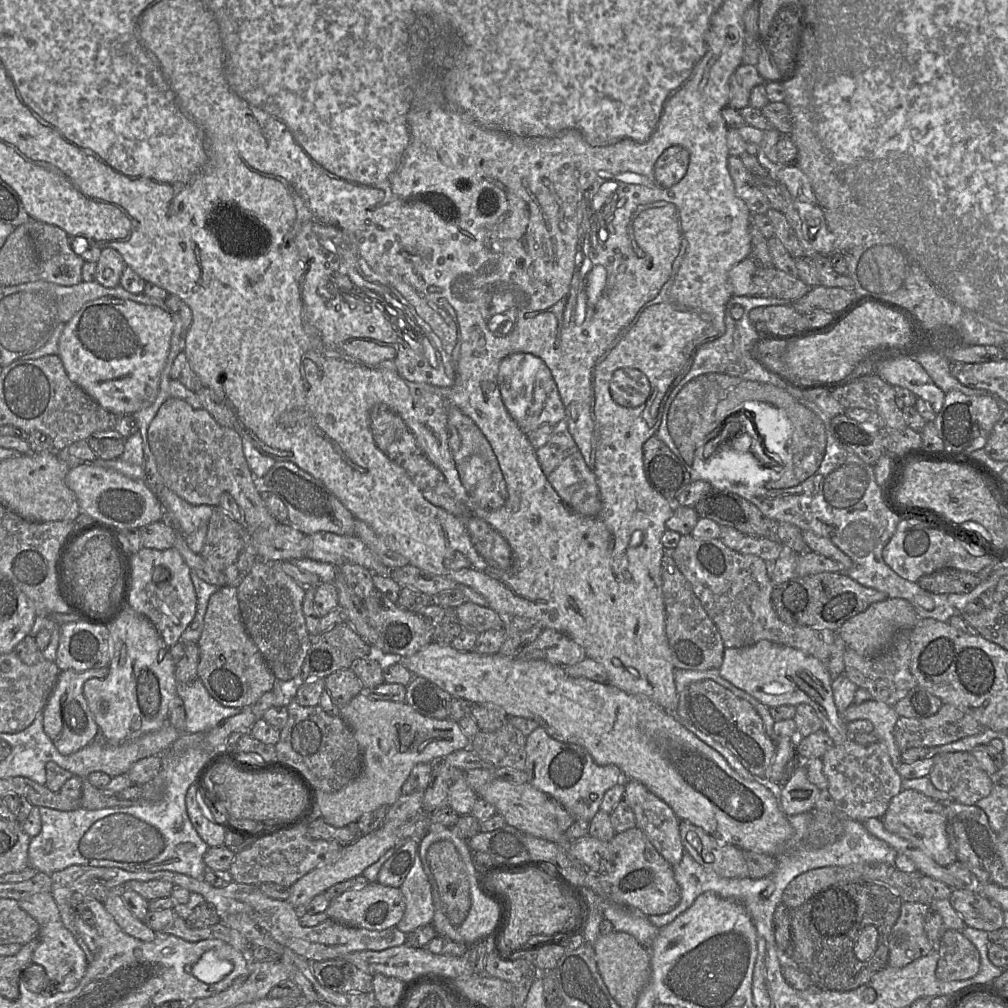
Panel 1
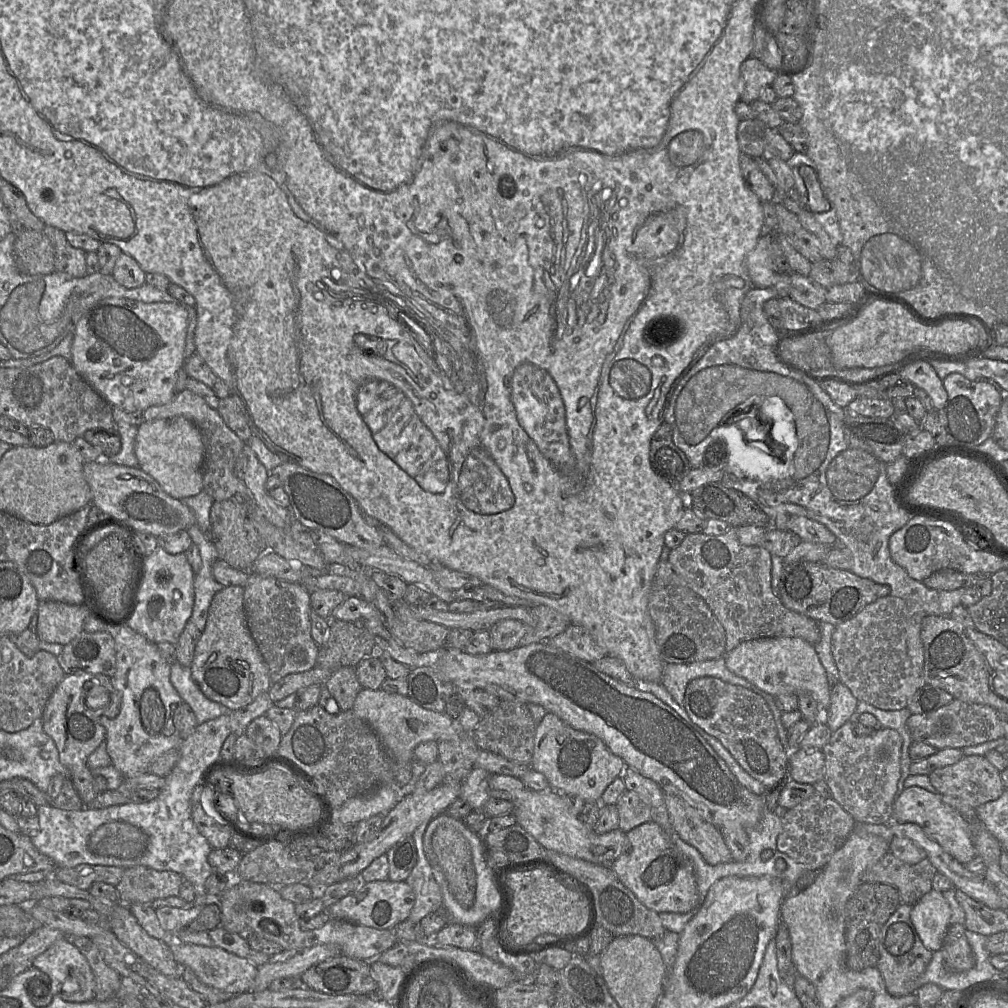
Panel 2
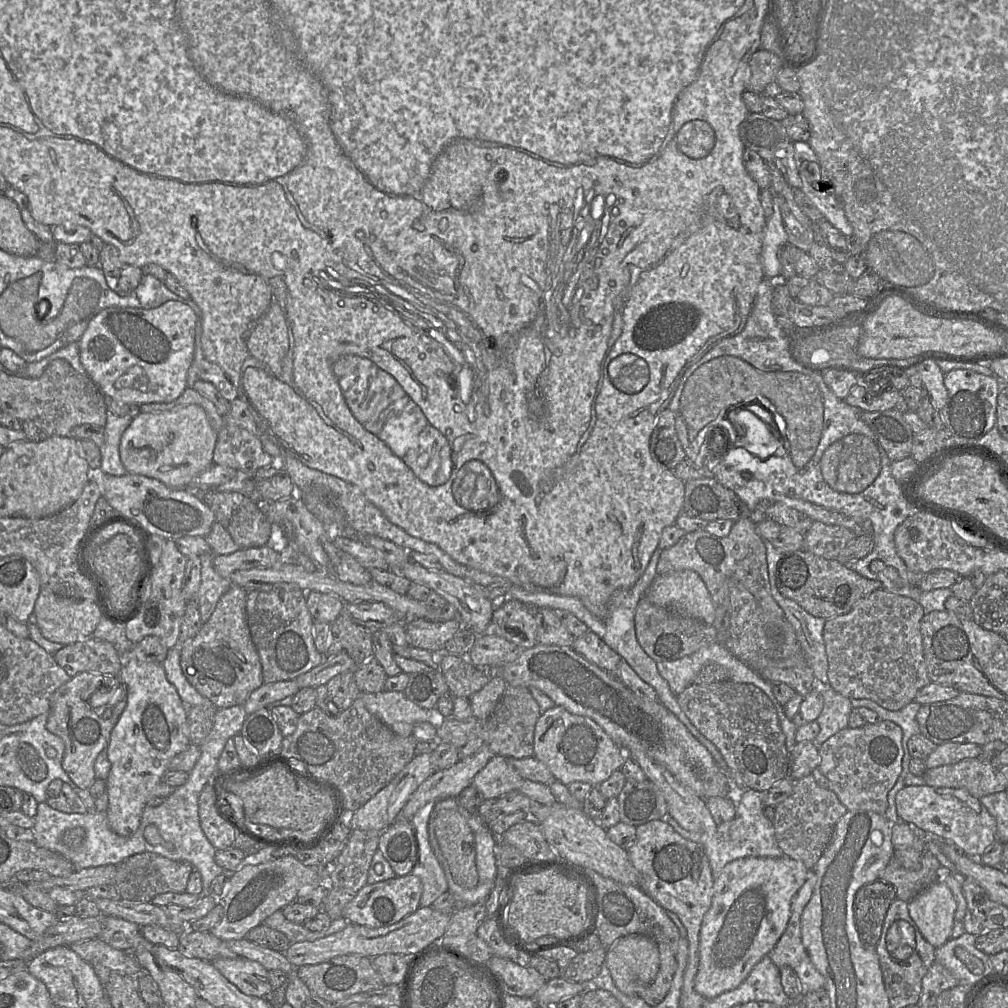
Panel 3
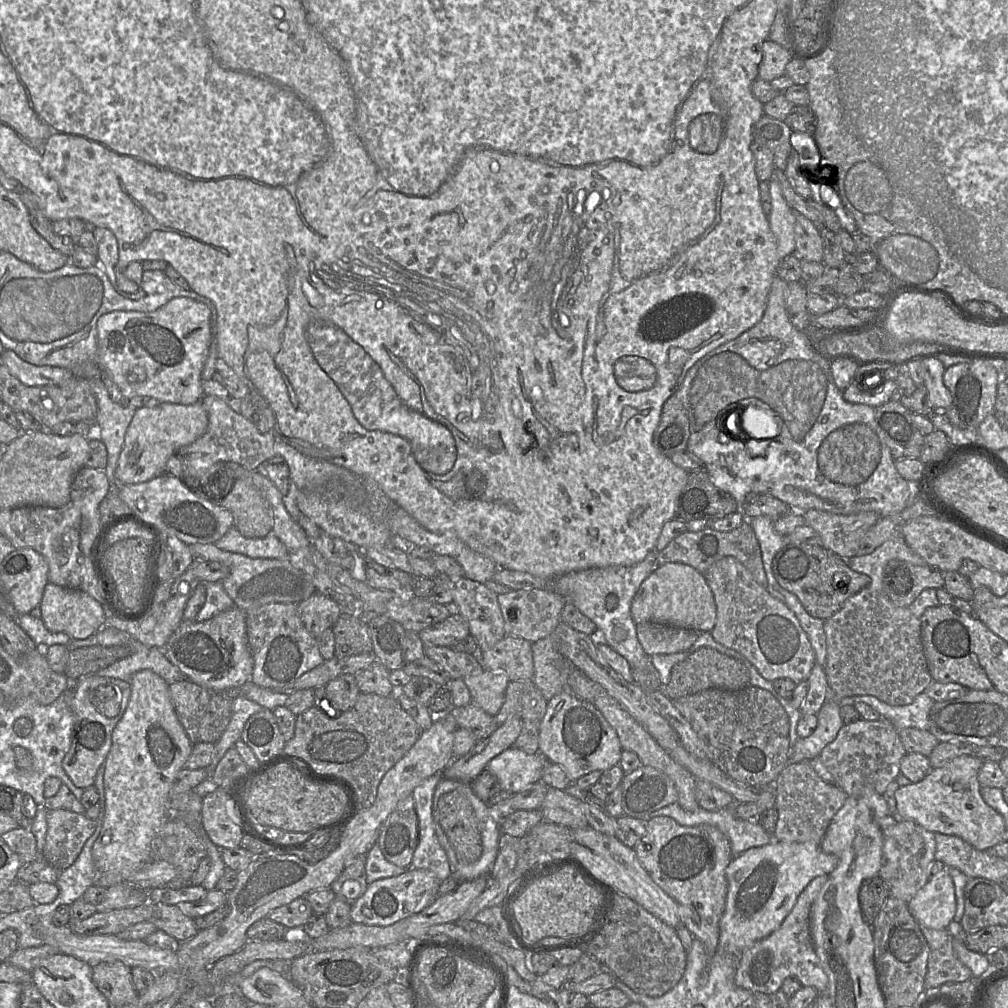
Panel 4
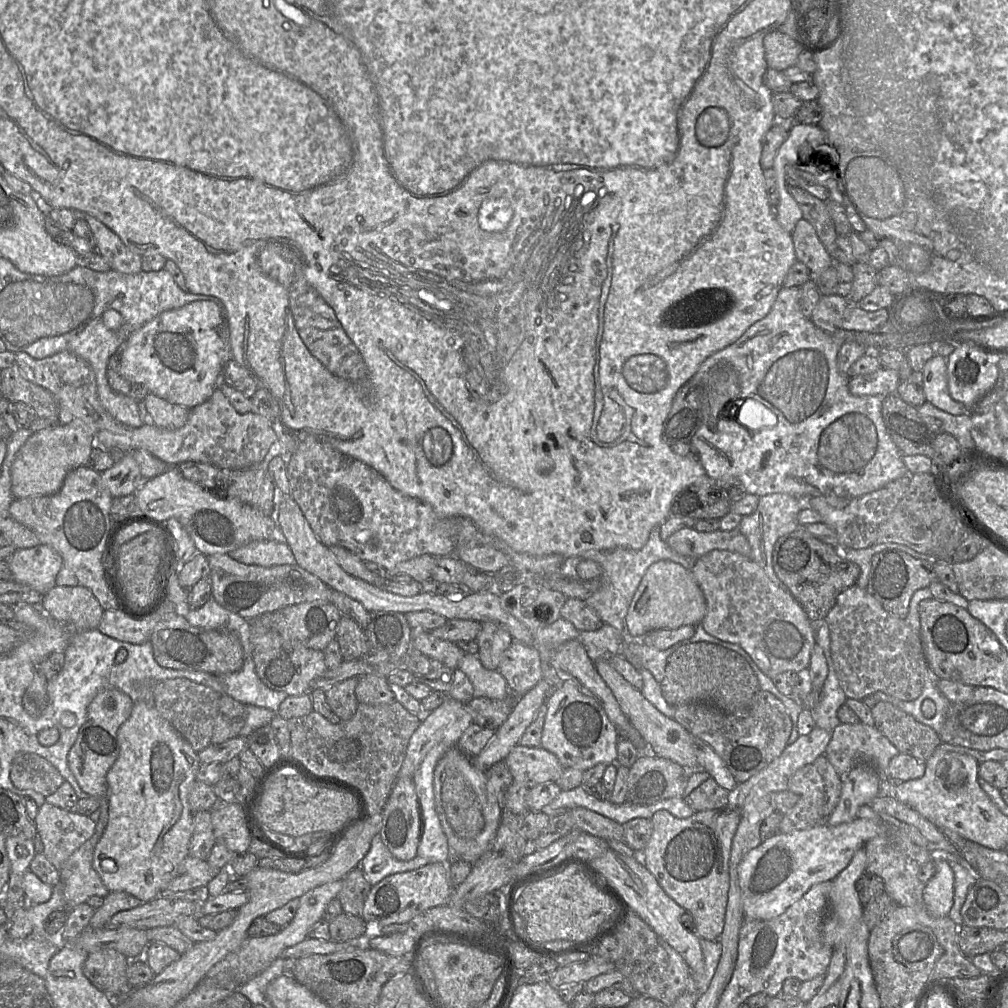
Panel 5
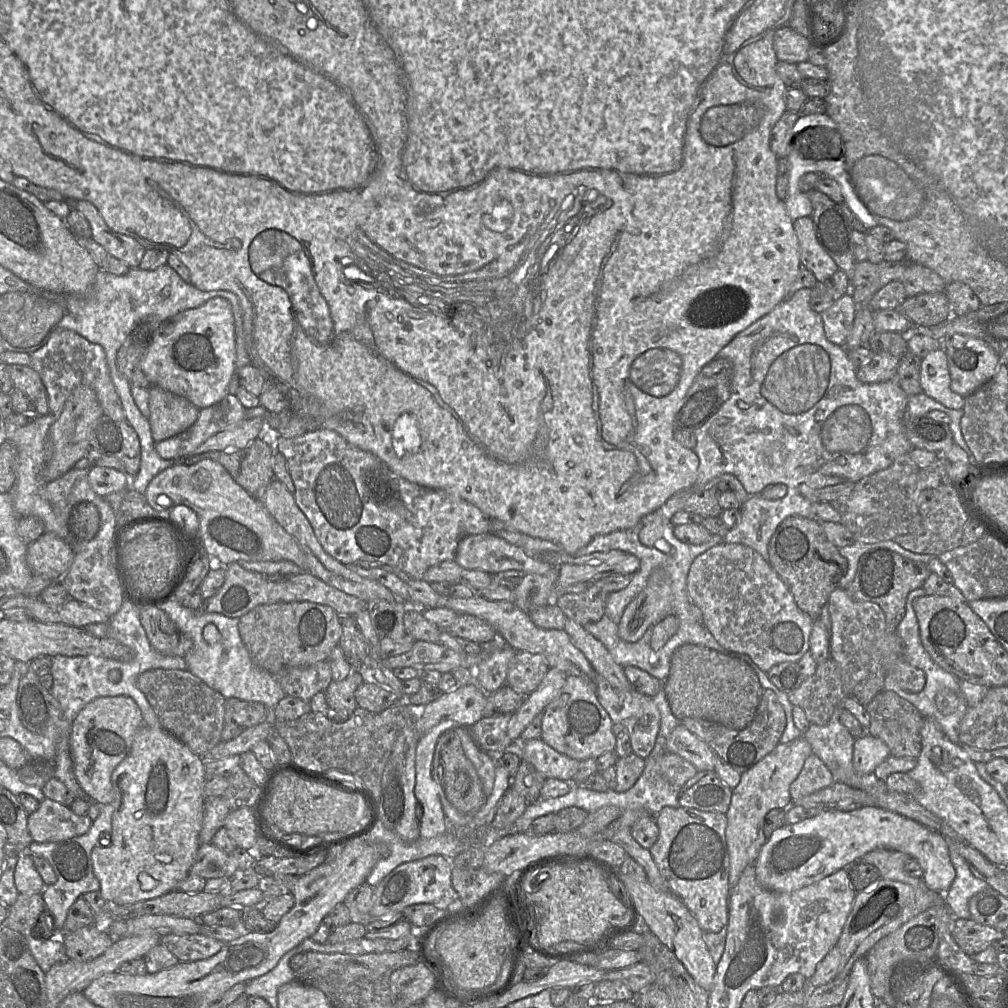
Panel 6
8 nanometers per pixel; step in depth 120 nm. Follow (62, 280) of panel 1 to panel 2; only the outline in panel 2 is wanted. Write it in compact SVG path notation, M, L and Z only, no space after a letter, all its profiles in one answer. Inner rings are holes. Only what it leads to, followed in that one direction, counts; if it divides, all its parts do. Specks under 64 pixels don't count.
M46 225L42 232L48 237L54 249L55 271L65 273L73 278L87 275L85 252L82 249L71 246L65 233L58 228Z

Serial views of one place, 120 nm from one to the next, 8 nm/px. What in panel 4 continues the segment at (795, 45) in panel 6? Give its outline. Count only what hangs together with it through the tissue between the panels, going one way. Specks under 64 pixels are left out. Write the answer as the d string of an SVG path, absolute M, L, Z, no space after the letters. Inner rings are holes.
M767 39L761 45L761 61L758 65L757 78L771 82L785 75L786 66L792 57L791 49Z

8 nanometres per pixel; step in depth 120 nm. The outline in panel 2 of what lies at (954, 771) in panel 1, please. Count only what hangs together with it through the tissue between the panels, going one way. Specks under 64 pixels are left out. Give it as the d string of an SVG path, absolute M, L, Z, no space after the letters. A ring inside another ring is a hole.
M982 755L963 756L957 763L935 769L929 775L932 786L941 794L960 799L973 808L996 800L1004 790L1000 772Z

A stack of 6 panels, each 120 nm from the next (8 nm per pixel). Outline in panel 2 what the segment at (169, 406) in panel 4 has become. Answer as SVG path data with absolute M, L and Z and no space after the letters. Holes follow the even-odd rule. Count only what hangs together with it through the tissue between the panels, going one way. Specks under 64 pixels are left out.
M177 416L144 421L138 426L135 455L138 467L171 497L183 499L203 490L204 444L199 429L187 418Z

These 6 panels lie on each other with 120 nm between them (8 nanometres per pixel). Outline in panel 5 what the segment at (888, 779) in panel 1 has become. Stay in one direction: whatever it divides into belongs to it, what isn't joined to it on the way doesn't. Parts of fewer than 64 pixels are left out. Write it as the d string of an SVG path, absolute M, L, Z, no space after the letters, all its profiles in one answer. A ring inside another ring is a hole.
M858 722L857 724L840 723L836 726L824 755L839 776L848 774L858 764L869 764L882 779L887 778L886 769L891 759L899 753L898 749L875 726Z

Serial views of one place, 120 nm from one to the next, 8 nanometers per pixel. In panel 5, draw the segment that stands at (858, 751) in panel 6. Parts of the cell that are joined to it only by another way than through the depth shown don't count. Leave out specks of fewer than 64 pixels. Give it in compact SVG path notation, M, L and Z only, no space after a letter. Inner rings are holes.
M869 764L856 765L848 774L841 775L840 779L842 781L840 800L827 821L831 826L855 820L859 808L870 805L879 794L881 776Z

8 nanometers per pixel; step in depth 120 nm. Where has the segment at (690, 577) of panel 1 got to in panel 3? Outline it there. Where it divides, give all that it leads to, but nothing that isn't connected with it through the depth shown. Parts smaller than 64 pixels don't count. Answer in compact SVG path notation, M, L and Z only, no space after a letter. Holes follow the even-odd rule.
M749 518L734 522L725 537L715 536L706 530L685 533L673 546L664 549L657 564L657 574L692 570L704 581L715 607L713 626L717 630L717 642L724 644L729 637L731 616L730 590L736 585L744 586L767 614L785 617L771 595L767 566L766 547L756 531L756 524Z

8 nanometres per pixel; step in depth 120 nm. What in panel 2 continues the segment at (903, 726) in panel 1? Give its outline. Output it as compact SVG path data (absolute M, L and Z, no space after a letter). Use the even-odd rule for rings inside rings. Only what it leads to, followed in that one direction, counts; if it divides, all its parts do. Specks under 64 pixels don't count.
M953 699L937 710L923 714L912 714L906 727L913 741L924 742L937 750L944 748L965 748L996 740L1005 736L1004 727L997 711L988 705Z

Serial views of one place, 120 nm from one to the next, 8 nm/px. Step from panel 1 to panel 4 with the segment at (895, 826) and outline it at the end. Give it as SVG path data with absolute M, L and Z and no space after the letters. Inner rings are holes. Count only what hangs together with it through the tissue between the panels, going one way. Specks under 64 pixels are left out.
M959 756L942 767L931 768L920 782L899 787L894 794L898 818L911 820L932 833L958 836L981 851L992 849L1006 826L1003 816L981 796L978 774L982 765L981 758Z

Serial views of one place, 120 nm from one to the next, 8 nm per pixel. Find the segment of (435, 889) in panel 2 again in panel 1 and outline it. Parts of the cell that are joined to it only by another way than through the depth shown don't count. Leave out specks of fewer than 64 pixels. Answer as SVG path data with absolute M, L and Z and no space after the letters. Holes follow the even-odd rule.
M420 852L416 853L413 865L399 889L405 900L405 911L396 925L397 929L407 934L431 923L434 916L431 885L422 867Z

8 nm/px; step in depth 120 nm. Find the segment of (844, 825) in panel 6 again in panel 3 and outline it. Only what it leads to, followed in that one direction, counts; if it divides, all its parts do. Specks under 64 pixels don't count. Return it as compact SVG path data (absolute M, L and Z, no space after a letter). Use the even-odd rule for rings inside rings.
M786 855L745 857L729 862L714 880L710 909L699 935L700 960L694 988L705 999L736 989L775 947L785 931L793 898L809 869ZM945 882L932 883L908 902L909 915L934 948L951 939L956 901Z

